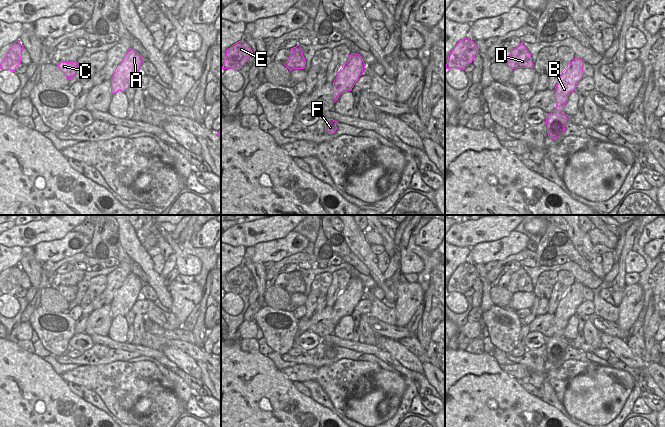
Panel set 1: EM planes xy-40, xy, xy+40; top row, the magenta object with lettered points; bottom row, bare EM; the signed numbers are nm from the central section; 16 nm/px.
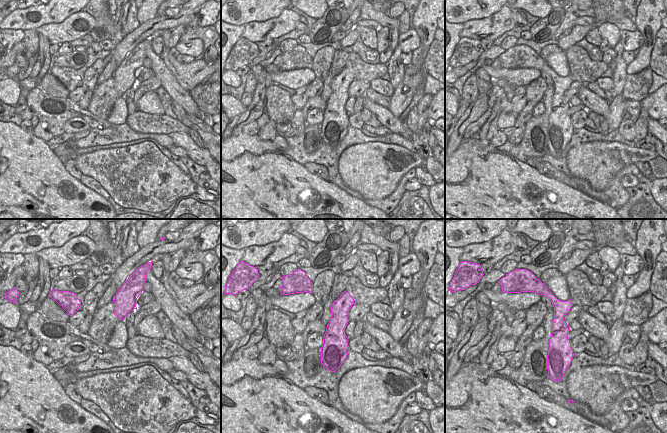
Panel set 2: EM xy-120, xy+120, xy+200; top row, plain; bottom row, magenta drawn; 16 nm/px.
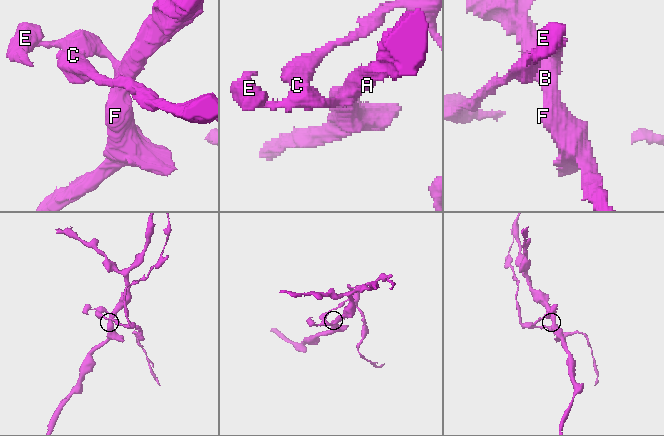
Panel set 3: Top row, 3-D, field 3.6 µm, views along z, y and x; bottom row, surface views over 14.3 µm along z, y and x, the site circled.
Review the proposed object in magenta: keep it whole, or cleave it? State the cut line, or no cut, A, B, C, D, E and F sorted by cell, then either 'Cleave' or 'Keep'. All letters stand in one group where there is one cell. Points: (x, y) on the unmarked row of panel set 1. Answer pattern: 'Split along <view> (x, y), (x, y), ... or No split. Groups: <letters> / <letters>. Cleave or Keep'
Split along xy (289, 292), (292, 293). Groups: A B D E F / C. Cleave

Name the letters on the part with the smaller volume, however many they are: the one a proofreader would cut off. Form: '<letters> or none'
C

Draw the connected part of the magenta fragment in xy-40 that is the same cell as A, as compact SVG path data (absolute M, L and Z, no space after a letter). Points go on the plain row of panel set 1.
M130 272L122 286L116 291L111 302L111 316L114 319L118 315L125 316L139 299L140 291L144 283Z

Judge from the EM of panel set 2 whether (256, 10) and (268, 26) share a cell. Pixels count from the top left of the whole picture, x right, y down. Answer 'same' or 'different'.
different

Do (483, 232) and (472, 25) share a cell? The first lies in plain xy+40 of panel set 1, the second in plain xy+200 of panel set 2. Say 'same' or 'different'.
different

